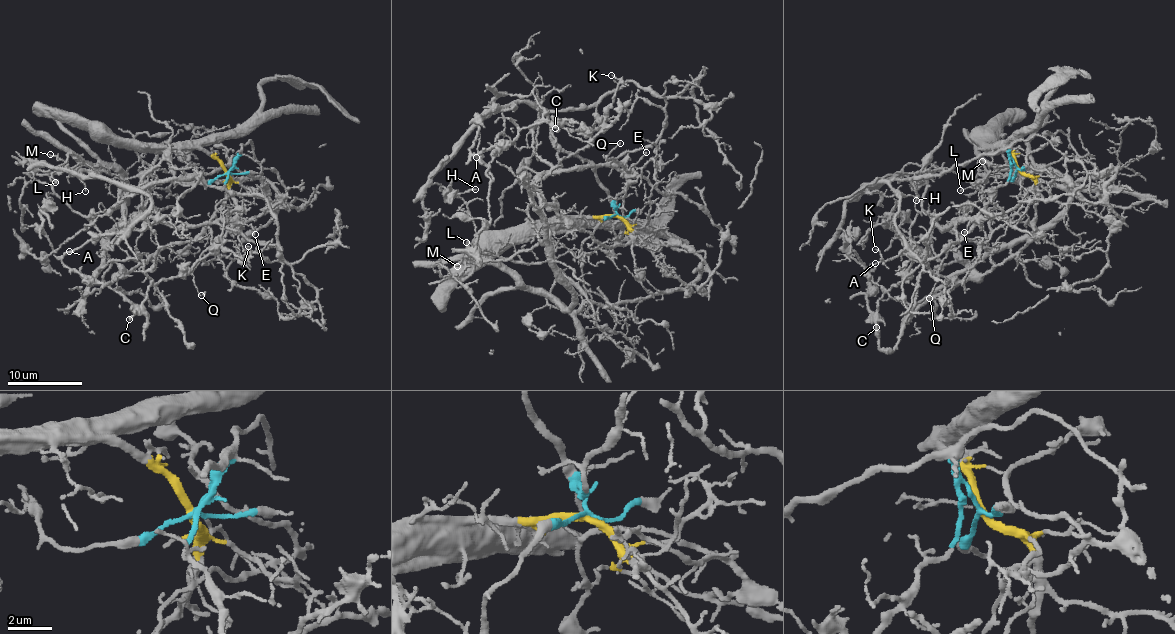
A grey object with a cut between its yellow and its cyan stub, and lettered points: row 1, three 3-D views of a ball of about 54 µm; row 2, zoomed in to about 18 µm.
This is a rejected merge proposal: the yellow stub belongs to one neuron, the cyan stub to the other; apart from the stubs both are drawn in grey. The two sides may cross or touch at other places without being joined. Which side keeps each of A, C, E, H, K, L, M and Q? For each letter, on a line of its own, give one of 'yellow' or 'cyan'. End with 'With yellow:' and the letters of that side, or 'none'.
A: cyan
C: cyan
E: cyan
H: cyan
K: cyan
L: yellow
M: yellow
Q: cyan
With yellow: L, M

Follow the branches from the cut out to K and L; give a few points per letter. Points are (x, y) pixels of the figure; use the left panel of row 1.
K: (227, 172), (237, 154), (146, 185), (146, 273), (183, 276), (248, 247)
L: (227, 172), (206, 151), (178, 147), (158, 153), (150, 166), (125, 178), (61, 168), (53, 172), (55, 182)

